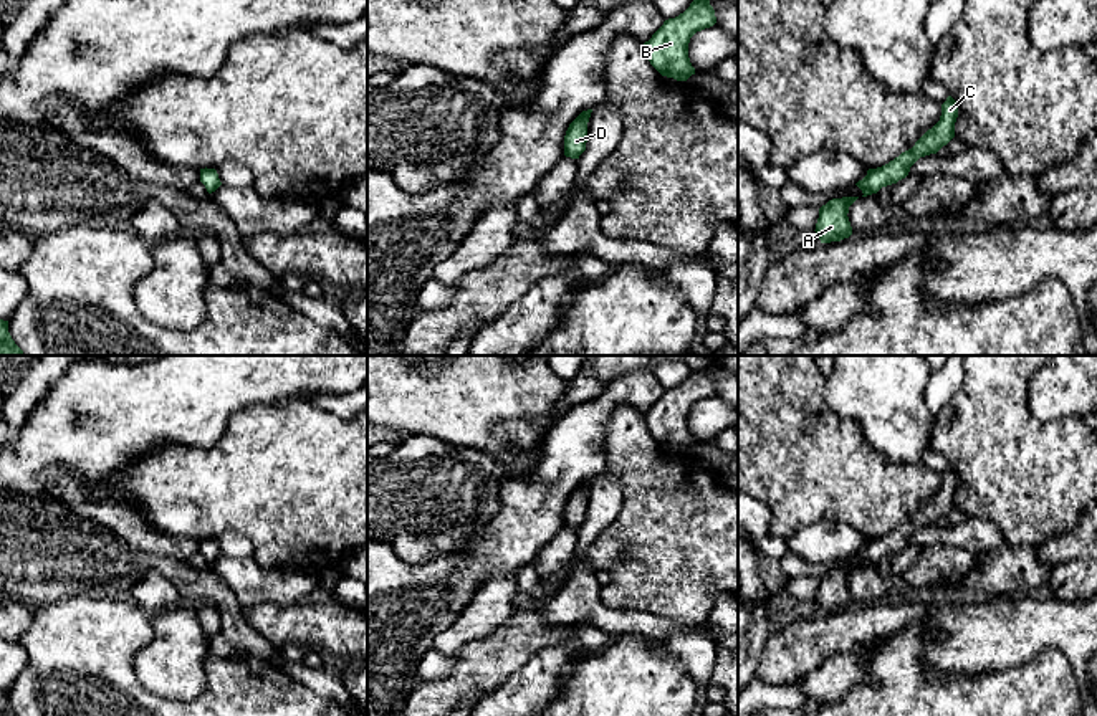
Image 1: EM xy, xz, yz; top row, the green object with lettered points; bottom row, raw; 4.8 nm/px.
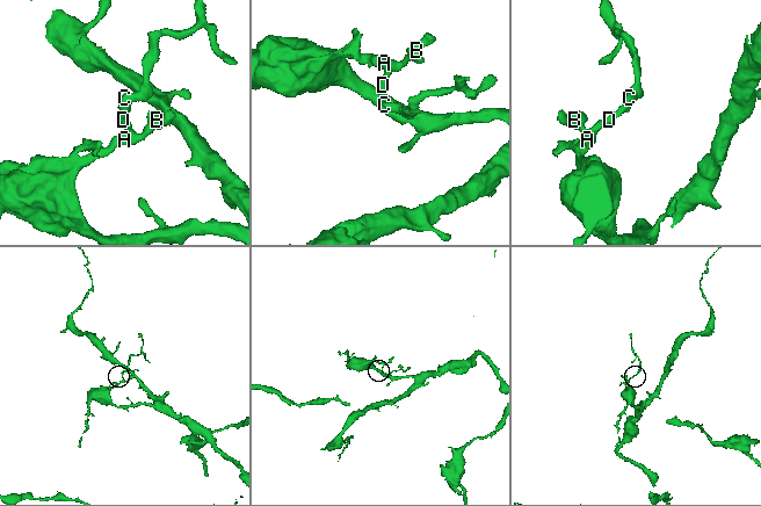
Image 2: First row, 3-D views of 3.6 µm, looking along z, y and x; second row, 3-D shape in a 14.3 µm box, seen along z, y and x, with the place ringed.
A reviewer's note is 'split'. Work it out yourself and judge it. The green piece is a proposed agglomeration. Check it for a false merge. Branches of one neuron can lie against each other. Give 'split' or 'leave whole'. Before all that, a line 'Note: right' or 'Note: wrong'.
Note: wrong
leave whole

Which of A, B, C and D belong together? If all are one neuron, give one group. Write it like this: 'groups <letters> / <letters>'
groups A B C D

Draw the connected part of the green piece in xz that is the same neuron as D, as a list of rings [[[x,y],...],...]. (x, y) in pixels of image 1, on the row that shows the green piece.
[[[592,109],[582,111],[568,127],[564,136],[564,155],[579,159],[586,150],[587,142],[587,122]]]

